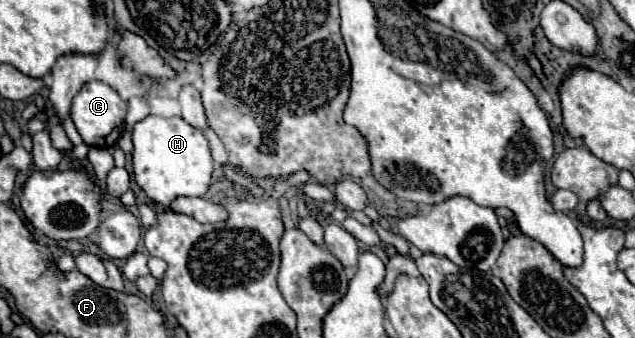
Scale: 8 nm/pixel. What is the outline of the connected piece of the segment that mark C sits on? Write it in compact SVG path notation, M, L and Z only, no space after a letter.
M95 80L95 82L85 84L83 90L73 98L71 120L87 146L105 148L105 146L113 146L117 142L117 138L121 134L119 130L125 122L125 112L127 112L127 104L119 98L119 94L111 86Z

